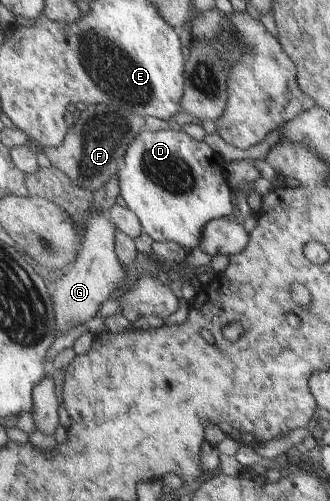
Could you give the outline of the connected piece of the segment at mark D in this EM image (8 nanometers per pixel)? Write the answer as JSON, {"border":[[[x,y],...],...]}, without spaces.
{"border":[[[169,128],[158,131],[143,129],[127,150],[118,176],[120,195],[137,215],[142,223],[142,229],[152,240],[163,243],[175,241],[177,245],[188,250],[198,248],[202,242],[206,223],[219,218],[228,218],[229,213],[233,213],[230,187],[225,185],[225,179],[221,177],[219,163],[213,159],[213,155],[207,155],[207,151],[211,149],[205,142],[195,141],[183,130],[174,131]]]}

